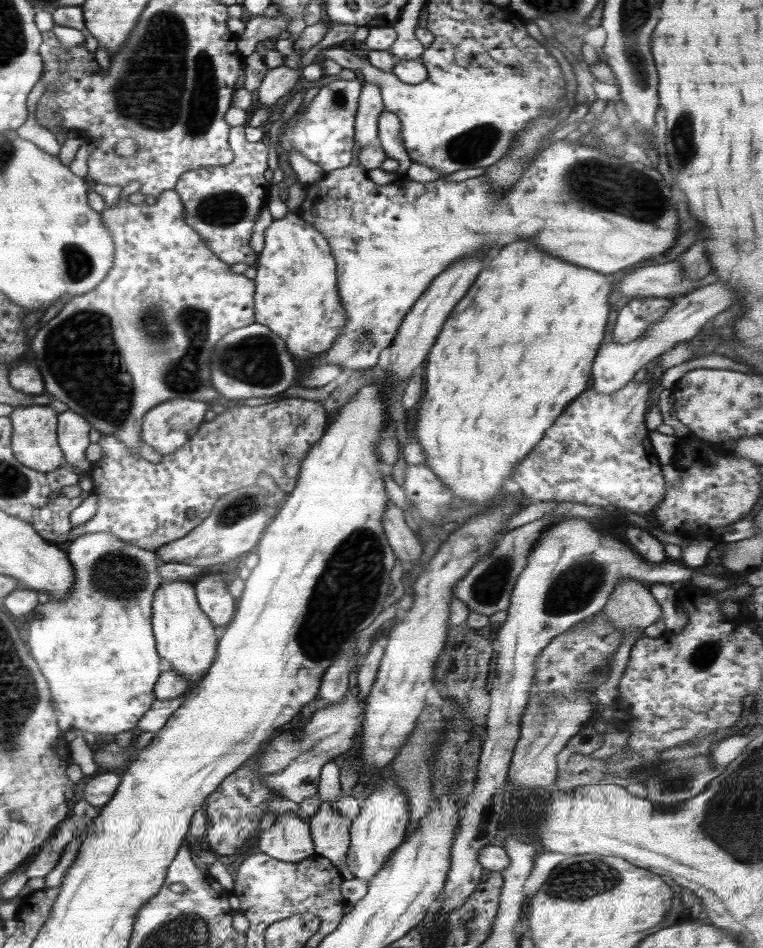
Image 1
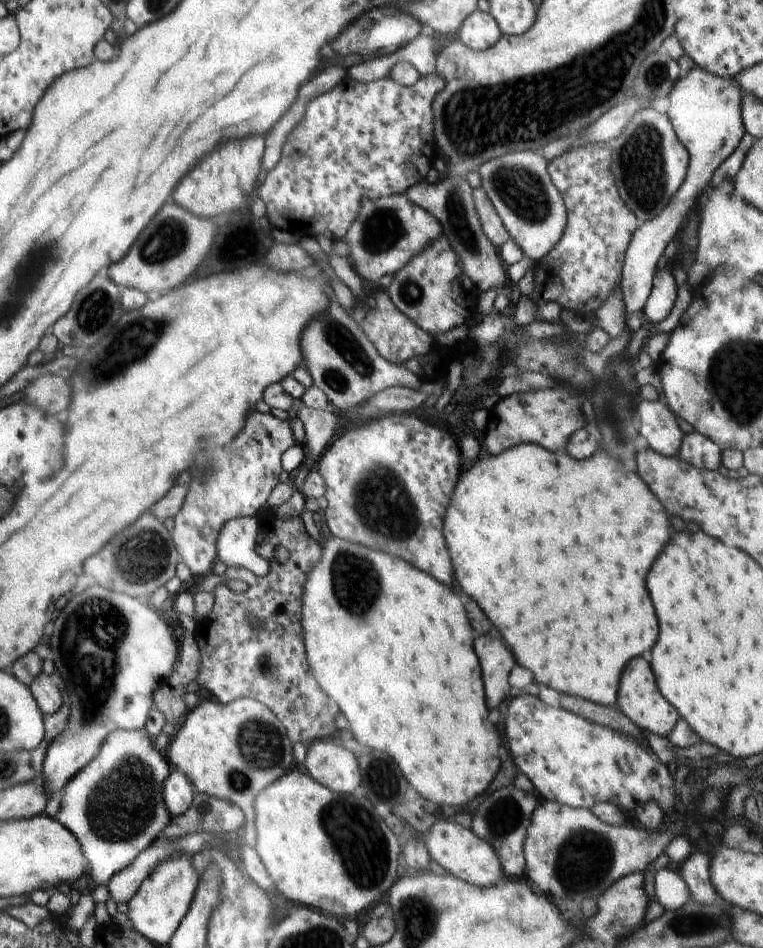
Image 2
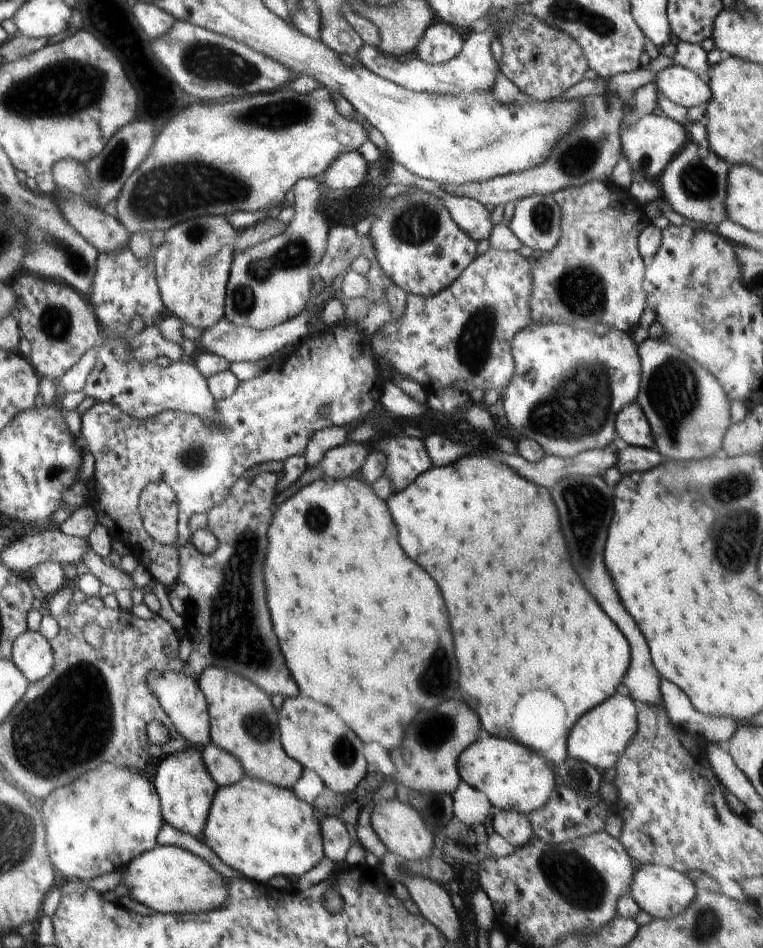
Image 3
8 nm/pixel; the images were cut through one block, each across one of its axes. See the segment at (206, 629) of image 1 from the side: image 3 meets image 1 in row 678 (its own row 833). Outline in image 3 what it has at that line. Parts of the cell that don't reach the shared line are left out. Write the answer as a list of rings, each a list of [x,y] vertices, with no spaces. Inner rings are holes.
[[[186,747],[162,760],[154,780],[164,822],[193,837],[201,838],[214,795],[219,786],[204,764],[200,748]]]

